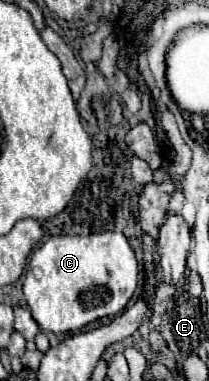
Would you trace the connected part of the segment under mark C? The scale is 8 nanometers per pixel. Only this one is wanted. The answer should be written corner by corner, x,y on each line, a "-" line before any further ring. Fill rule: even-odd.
105,231
91,233
87,237
49,237
41,247
35,249
29,261
23,293
33,313
33,319
43,331
51,331
57,335
79,331
87,323
117,315
127,307
137,289
137,267
137,257
123,233
-
95,287
103,287
109,297
103,299
99,305
87,305
83,297

